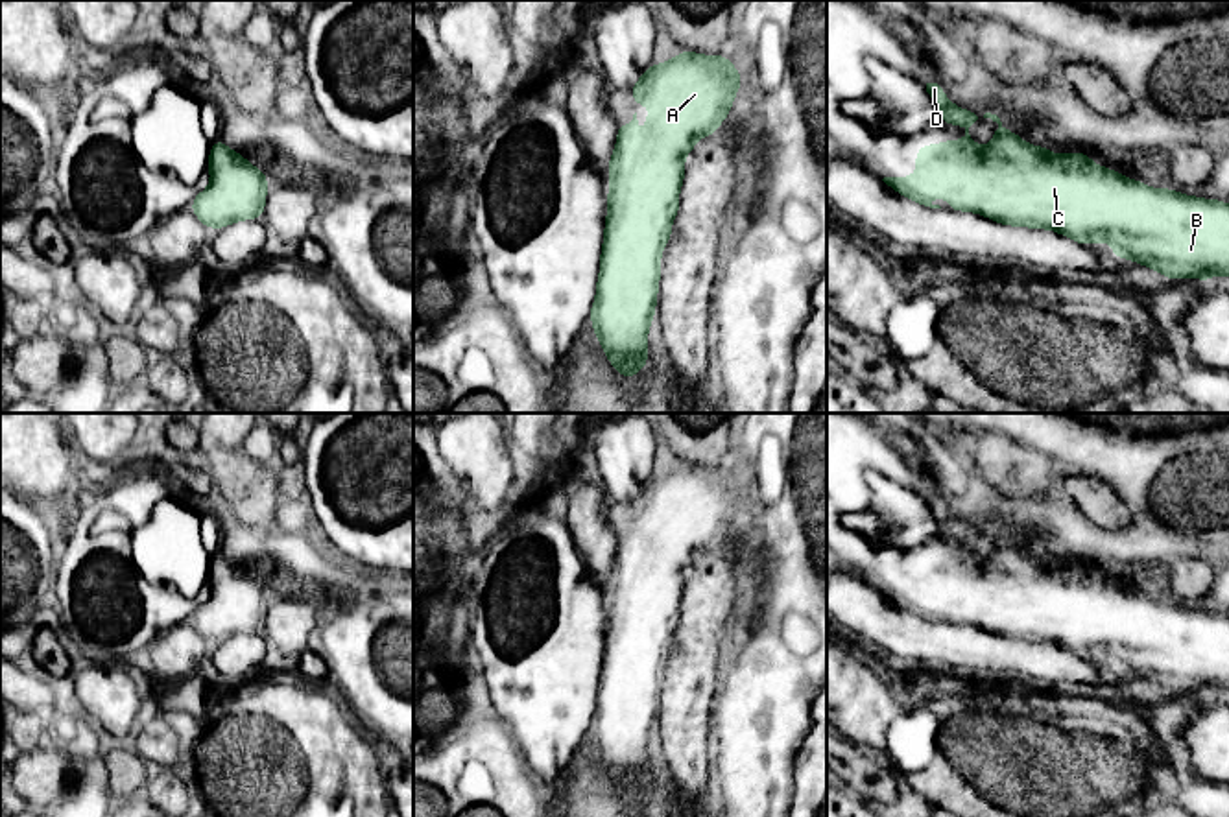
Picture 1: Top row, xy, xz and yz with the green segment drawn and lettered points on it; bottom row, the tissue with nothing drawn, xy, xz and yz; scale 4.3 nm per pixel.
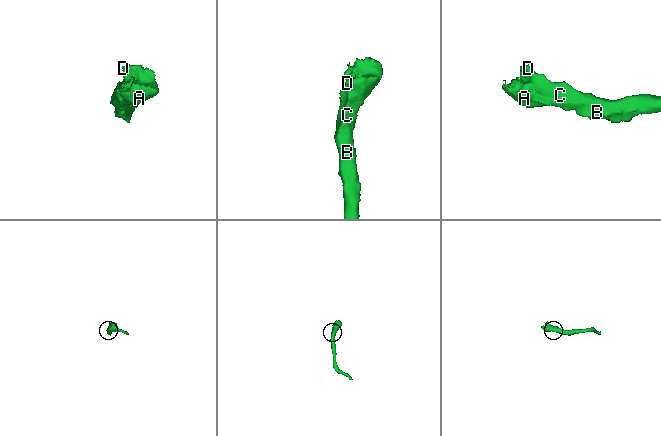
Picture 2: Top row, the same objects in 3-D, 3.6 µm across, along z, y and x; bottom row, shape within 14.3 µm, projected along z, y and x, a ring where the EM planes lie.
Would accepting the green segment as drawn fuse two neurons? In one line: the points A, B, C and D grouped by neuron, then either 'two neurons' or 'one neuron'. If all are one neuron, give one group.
A B C D; one neuron

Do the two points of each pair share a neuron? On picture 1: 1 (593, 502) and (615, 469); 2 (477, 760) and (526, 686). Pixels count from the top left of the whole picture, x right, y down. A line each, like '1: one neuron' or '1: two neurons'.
1: two neurons
2: two neurons

